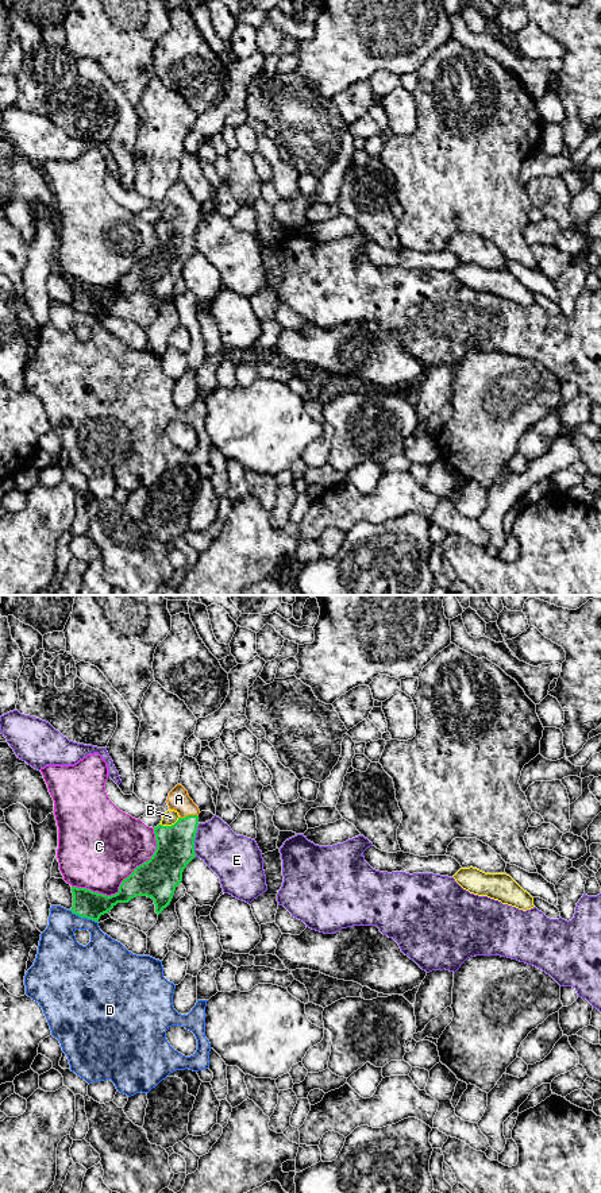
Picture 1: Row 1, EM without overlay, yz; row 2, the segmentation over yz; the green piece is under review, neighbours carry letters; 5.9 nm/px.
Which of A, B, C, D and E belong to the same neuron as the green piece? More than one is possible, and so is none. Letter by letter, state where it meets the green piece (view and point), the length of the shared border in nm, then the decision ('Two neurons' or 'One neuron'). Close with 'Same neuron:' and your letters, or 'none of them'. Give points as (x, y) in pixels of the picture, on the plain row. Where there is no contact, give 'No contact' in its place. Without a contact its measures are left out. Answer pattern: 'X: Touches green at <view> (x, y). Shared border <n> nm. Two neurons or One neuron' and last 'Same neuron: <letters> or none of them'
A: Touches green at yz (188, 211). Shared border 110 nm. One neuron
B: Touches green at yz (169, 222). Shared border 130 nm. Two neurons
C: Touches green at yz (122, 277). Shared border 600 nm. Two neurons
D: Touches green at yz (84, 312). Shared border 190 nm. Two neurons
E: Touches green at yz (193, 235). Shared border 200 nm. Two neurons
Same neuron: A

